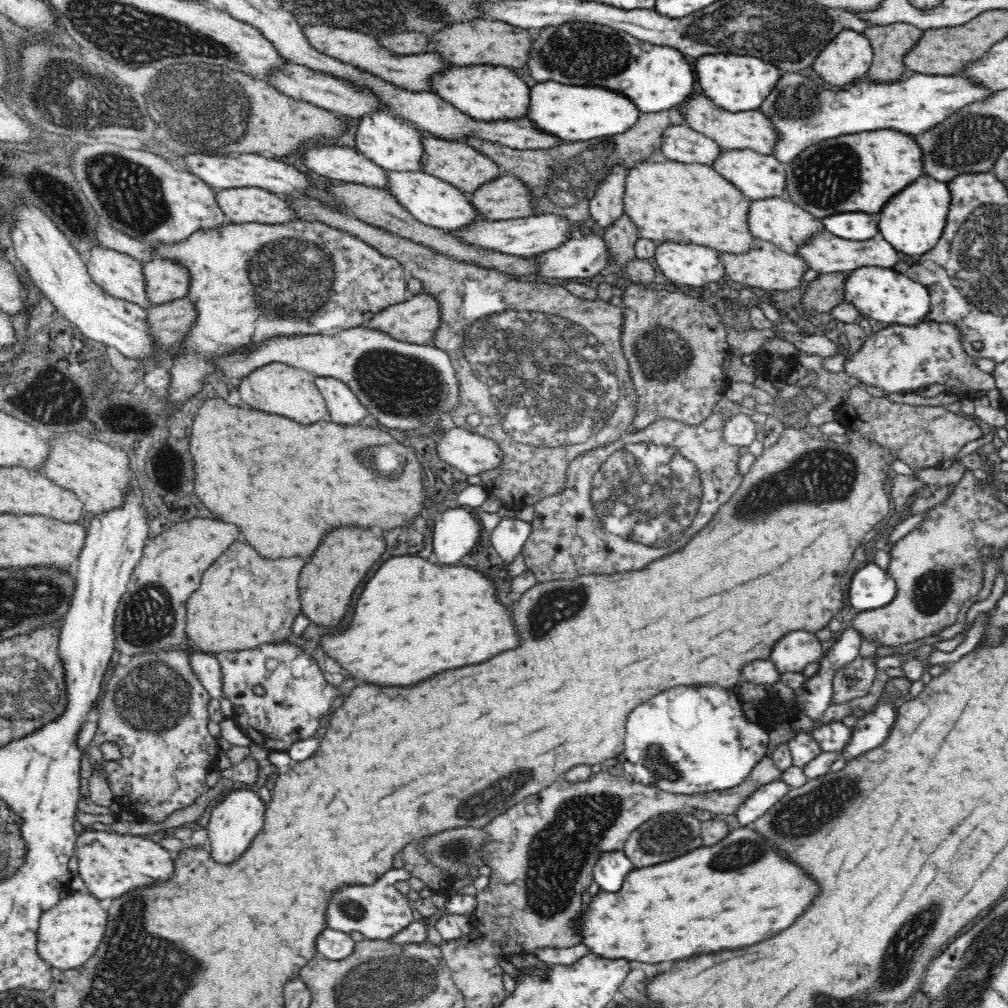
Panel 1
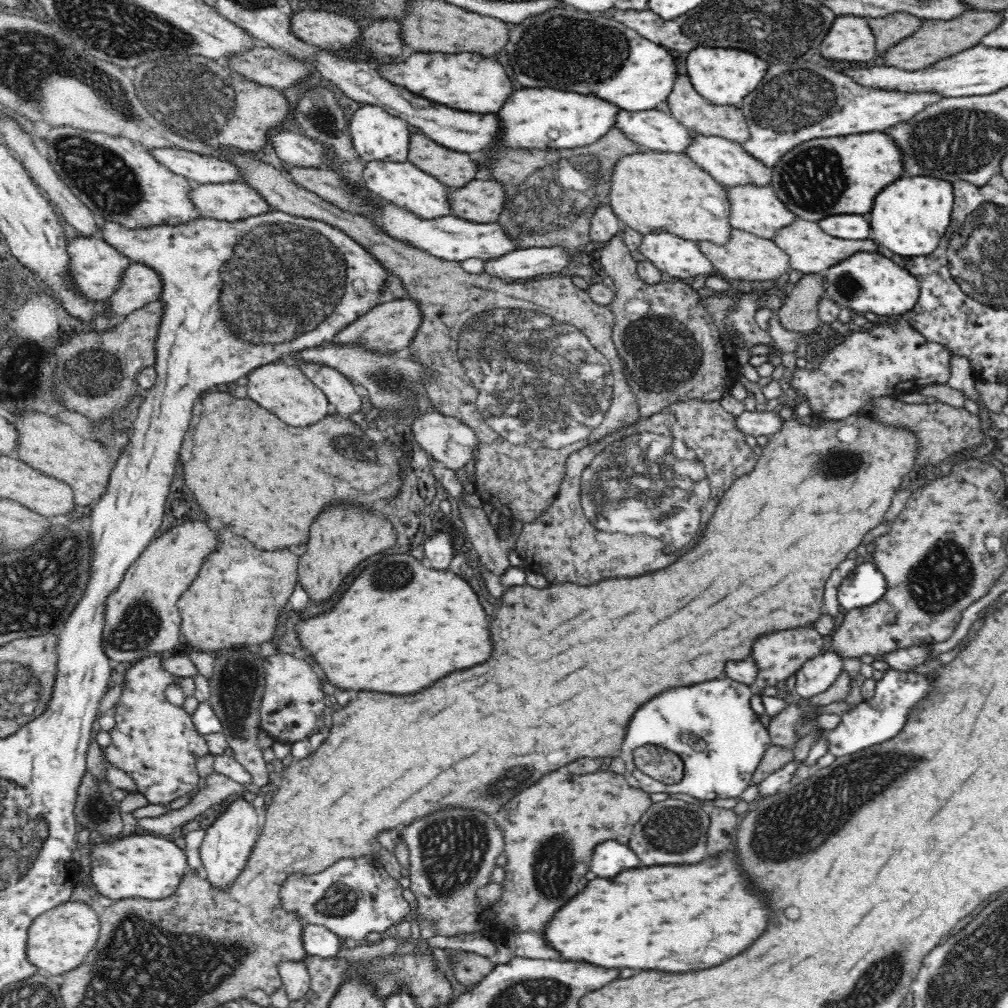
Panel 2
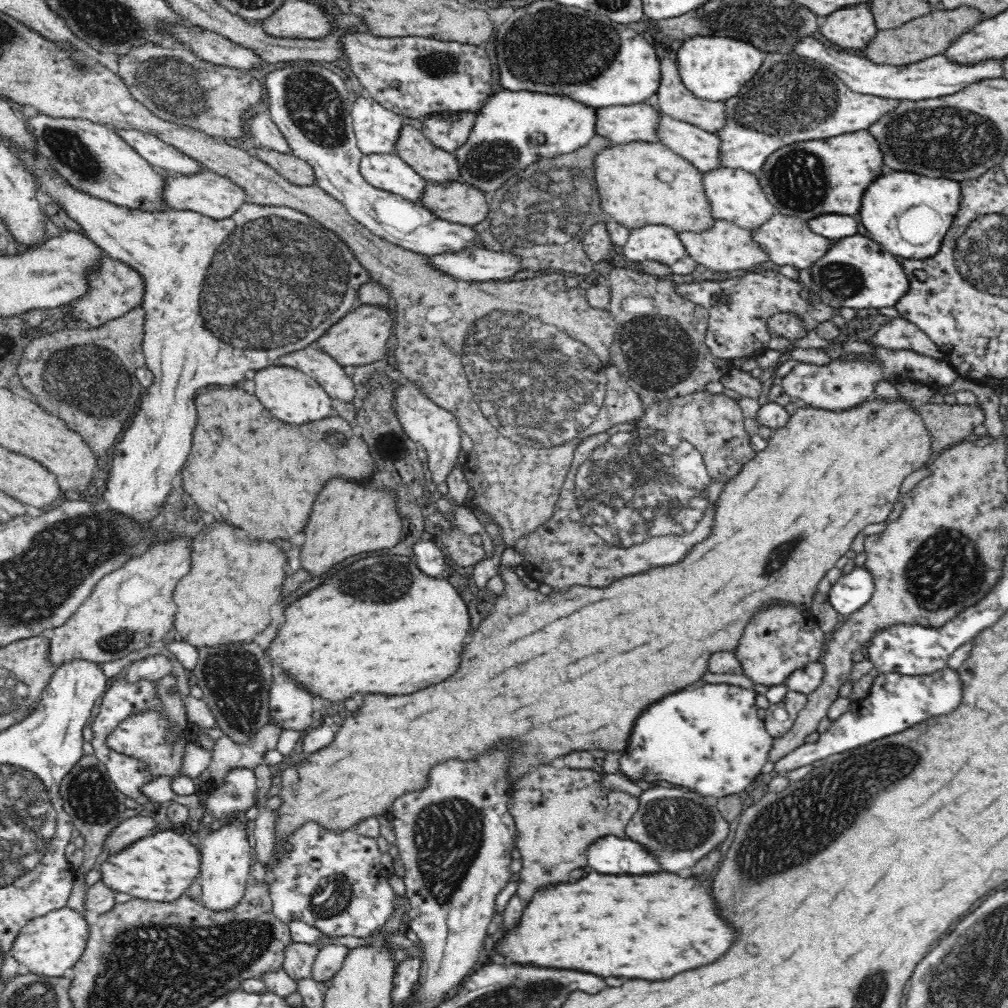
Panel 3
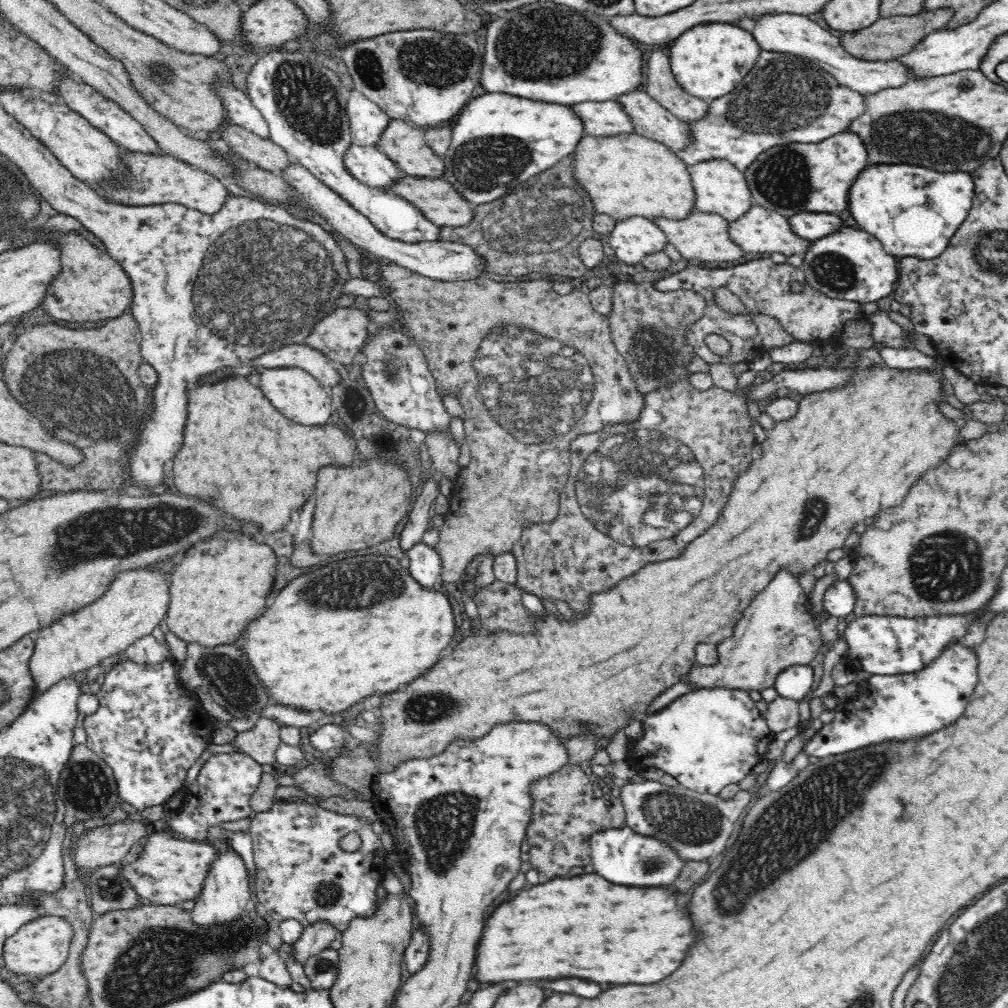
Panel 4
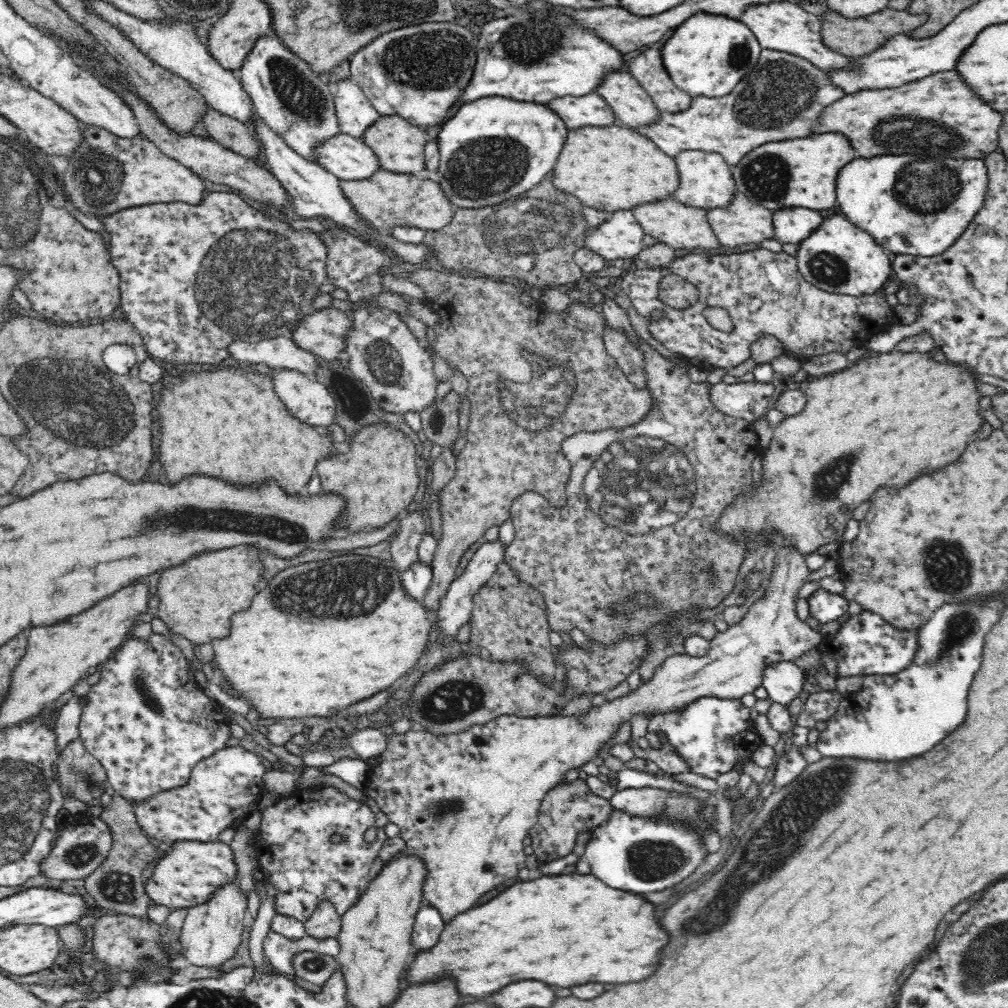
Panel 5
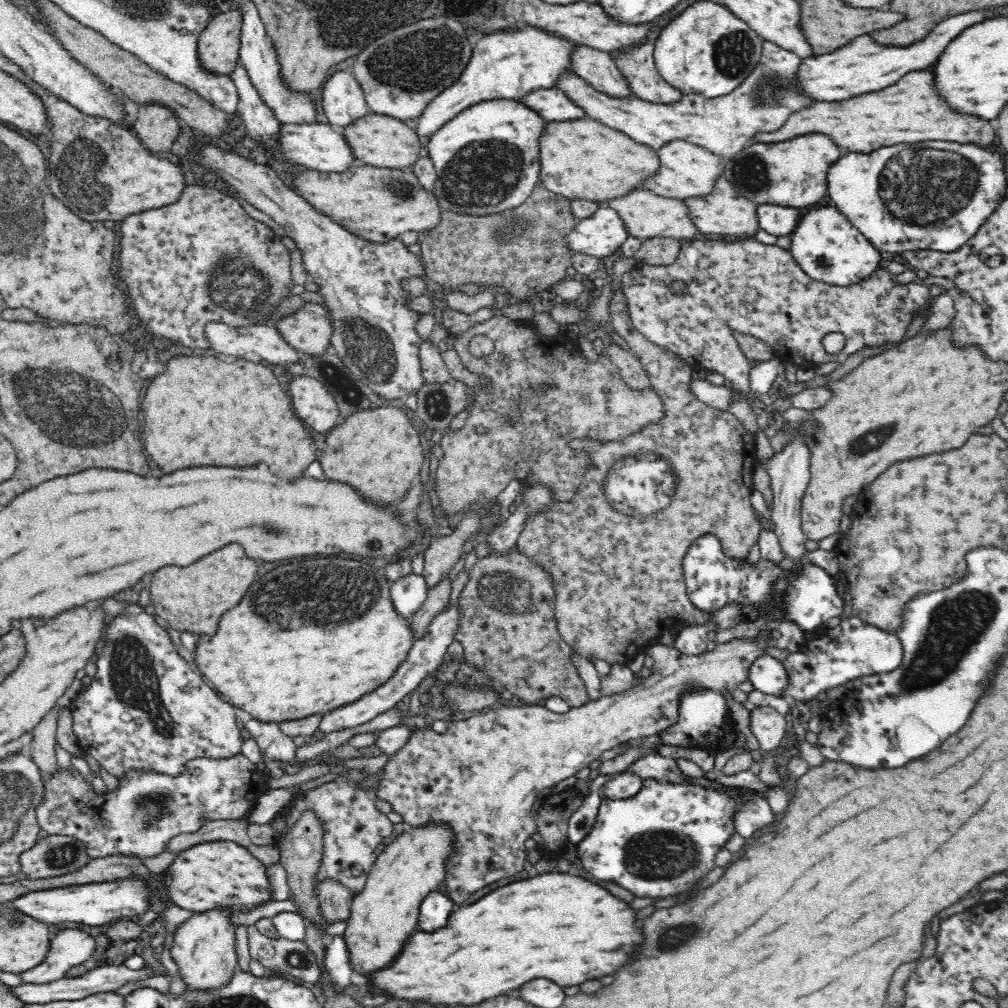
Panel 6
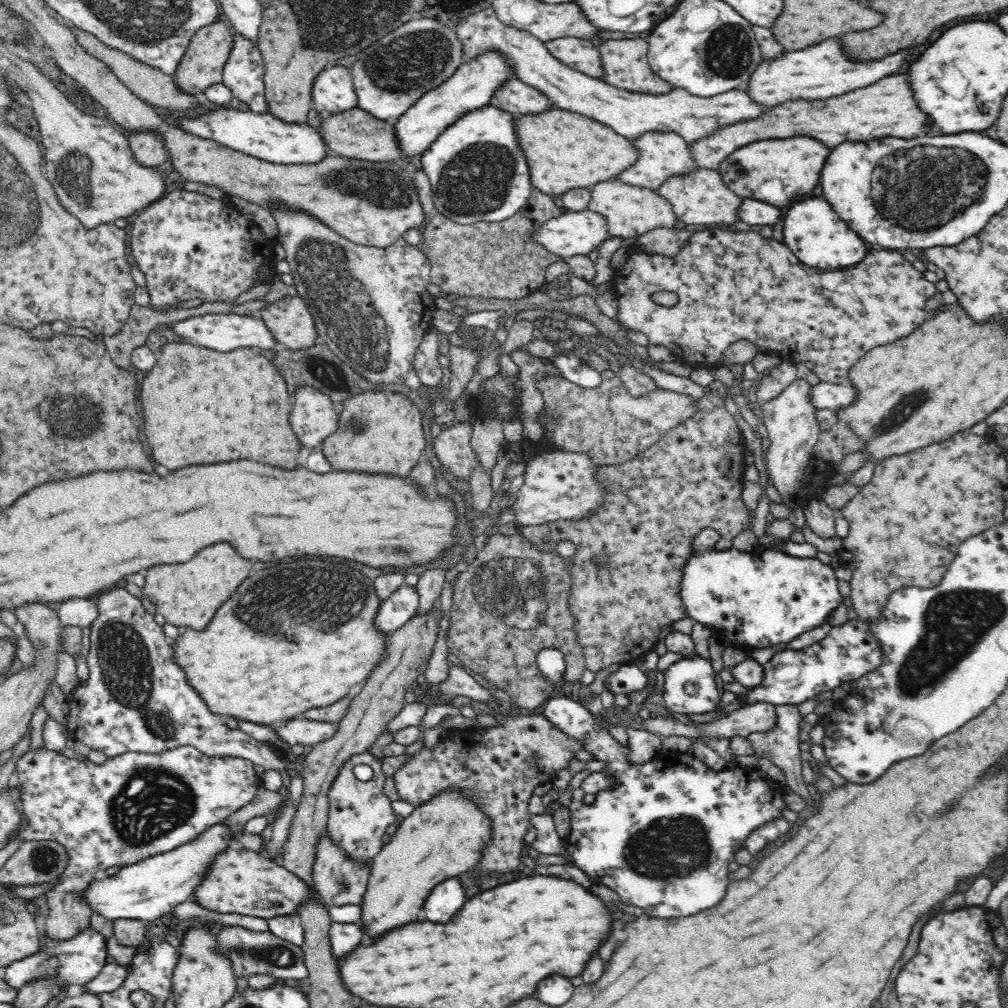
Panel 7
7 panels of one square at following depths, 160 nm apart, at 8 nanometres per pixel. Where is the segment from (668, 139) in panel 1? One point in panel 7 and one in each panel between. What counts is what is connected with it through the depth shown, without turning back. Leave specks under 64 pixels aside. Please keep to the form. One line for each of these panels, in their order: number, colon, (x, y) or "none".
2: (655, 130)
3: (638, 123)
4: (600, 119)
5: (592, 110)
6: (553, 106)
7: (515, 96)

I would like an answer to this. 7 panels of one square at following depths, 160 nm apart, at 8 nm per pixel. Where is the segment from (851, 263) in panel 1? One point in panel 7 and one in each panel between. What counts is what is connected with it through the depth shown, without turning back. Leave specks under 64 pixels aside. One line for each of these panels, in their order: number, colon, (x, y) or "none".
2: (810, 250)
3: (788, 240)
4: (765, 232)
5: (745, 222)
6: (725, 212)
7: (702, 197)

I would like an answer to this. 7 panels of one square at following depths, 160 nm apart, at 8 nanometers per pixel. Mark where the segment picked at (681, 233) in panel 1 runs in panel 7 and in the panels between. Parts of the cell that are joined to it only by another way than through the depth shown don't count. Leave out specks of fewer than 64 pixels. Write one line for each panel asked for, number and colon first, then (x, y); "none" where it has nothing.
2: (654, 192)
3: (639, 184)
4: (627, 176)
5: (611, 168)
6: (584, 159)
7: (565, 151)

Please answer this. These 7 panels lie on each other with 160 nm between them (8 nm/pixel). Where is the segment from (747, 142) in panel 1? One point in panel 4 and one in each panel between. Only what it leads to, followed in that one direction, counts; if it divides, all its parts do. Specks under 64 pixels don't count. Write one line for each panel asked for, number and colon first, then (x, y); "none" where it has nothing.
2: (689, 108)
3: (676, 101)
4: (662, 86)

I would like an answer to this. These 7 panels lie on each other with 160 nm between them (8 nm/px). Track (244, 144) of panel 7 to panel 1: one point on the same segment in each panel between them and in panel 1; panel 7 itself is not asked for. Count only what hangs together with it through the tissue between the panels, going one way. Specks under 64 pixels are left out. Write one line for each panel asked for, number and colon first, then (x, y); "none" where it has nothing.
1: (432, 201)
2: (402, 183)
3: (389, 173)
4: (369, 165)
5: (347, 158)
6: (317, 146)

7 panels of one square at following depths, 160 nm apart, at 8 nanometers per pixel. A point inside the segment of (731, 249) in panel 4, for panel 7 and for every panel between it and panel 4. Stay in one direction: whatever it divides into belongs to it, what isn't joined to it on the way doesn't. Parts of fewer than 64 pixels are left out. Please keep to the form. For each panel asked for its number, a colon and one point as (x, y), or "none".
5: (684, 228)
6: (646, 215)
7: (631, 211)

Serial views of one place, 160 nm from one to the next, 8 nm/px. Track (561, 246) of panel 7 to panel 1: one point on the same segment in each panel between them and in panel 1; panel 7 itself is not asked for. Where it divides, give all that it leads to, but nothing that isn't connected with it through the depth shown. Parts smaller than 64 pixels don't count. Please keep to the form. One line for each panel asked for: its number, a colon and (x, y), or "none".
1: (691, 266)
2: (680, 258)
3: (659, 243)
4: (633, 239)
5: (620, 237)
6: (600, 236)

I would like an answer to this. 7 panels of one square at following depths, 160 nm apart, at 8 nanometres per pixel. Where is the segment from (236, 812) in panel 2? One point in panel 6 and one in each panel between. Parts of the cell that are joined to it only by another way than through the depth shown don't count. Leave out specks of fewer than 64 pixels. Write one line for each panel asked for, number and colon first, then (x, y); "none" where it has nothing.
3: (225, 855)
4: (225, 894)
5: (211, 932)
6: (203, 950)

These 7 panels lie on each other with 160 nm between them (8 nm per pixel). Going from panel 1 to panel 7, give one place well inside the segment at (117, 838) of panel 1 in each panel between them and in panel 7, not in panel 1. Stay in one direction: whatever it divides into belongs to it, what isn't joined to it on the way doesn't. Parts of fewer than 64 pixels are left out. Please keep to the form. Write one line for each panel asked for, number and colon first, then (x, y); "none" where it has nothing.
2: (141, 865)
3: (159, 867)
4: (170, 870)
5: (186, 875)
6: (212, 875)
7: (246, 882)

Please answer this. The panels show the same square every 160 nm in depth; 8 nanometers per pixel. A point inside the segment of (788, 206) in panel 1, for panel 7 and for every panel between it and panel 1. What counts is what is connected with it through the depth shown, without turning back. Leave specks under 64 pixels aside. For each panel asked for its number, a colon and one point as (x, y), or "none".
2: (757, 210)
3: (736, 196)
4: (720, 188)
5: (706, 182)
6: (685, 170)
7: (662, 154)

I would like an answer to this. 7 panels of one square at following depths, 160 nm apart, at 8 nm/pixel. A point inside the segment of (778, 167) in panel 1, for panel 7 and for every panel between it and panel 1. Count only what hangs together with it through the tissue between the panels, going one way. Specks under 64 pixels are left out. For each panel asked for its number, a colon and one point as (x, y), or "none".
2: (725, 160)
3: (702, 148)
4: (650, 120)
5: (634, 108)
6: (596, 67)
7: (582, 55)

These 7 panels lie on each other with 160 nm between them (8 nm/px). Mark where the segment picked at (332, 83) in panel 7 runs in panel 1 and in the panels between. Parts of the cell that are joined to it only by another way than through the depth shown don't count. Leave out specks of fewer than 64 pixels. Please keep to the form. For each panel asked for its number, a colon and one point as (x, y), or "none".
1: (387, 140)
2: (376, 135)
3: (377, 129)
4: (368, 122)
5: (355, 113)
6: (343, 101)

